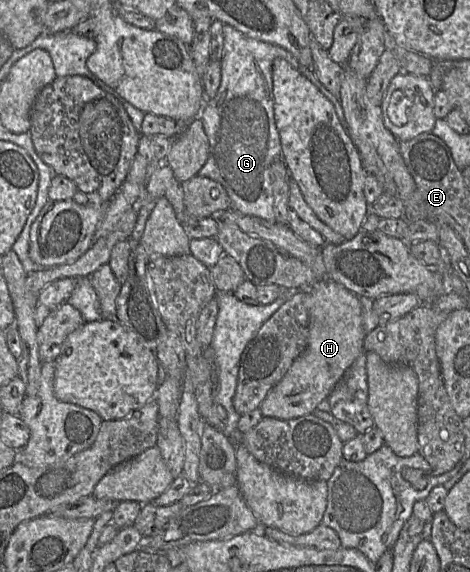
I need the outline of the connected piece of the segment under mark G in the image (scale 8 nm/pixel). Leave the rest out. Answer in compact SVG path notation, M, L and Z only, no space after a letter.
M224 24L223 36L221 83L215 97L206 100L199 115L209 142L209 157L199 170L198 176L221 184L232 202L231 209L276 222L270 166L273 161L282 158L282 155L280 135L274 118L273 61L276 58L285 59L332 104L341 103L311 70L300 65L283 47L246 36L229 24Z

